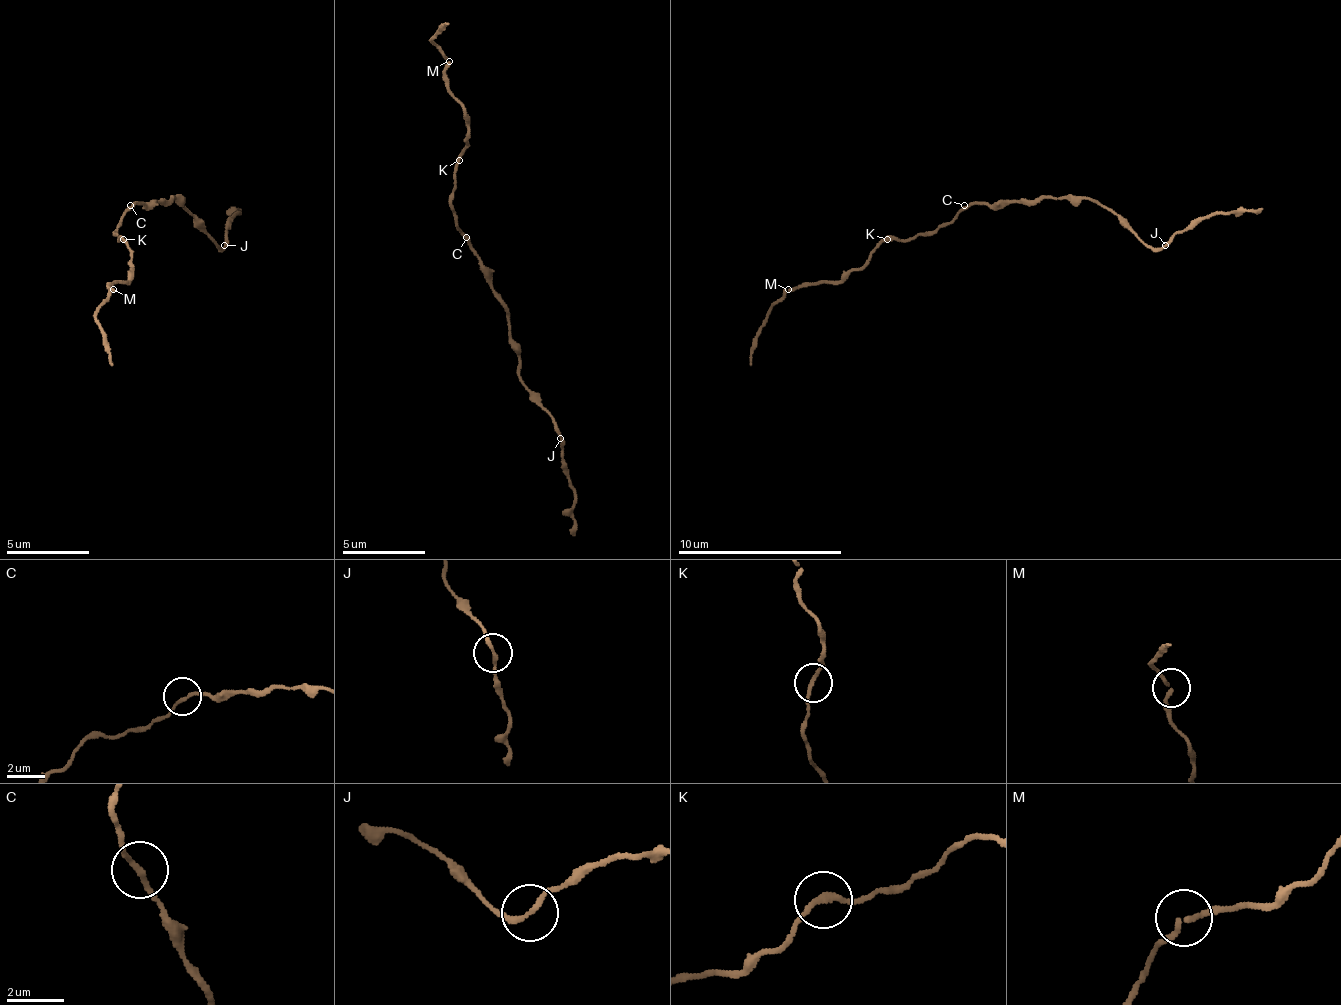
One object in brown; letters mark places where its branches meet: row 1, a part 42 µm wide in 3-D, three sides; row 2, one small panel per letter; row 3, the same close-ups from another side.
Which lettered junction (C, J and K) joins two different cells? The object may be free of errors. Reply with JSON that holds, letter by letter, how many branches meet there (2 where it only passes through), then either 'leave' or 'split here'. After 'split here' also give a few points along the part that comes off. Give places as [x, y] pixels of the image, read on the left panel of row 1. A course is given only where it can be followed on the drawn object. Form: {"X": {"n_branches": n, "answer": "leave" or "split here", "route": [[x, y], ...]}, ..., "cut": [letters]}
{"C": {"n_branches": 2, "answer": "leave"}, "J": {"n_branches": 2, "answer": "leave"}, "K": {"n_branches": 2, "answer": "leave"}, "cut": []}

